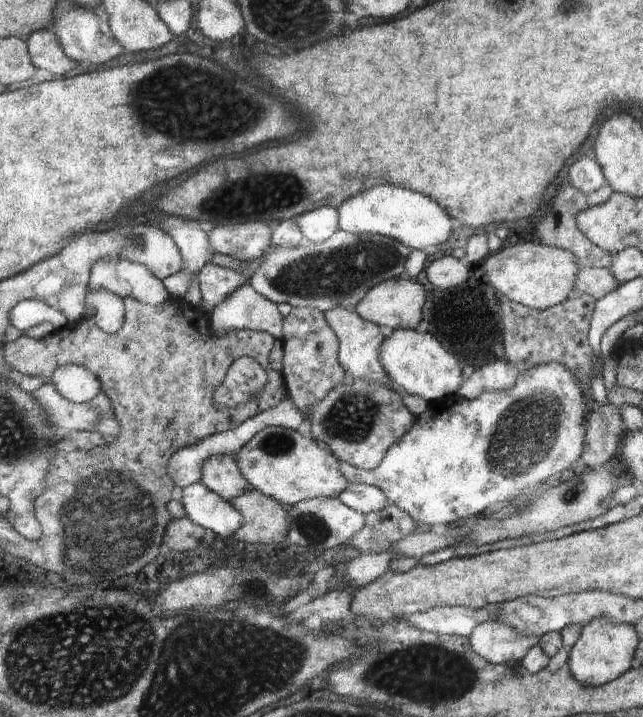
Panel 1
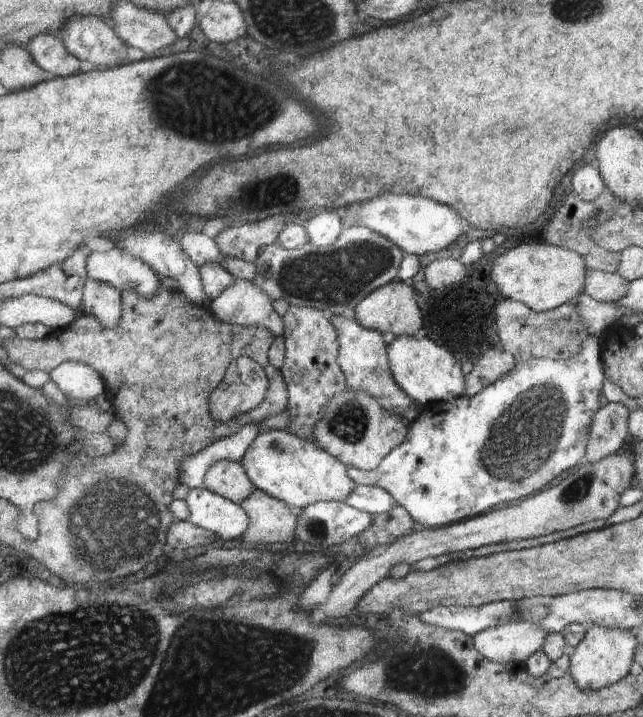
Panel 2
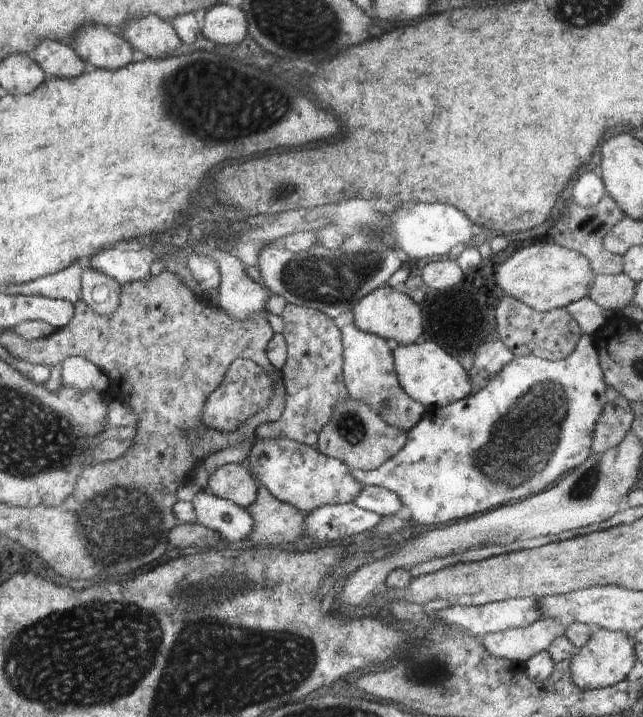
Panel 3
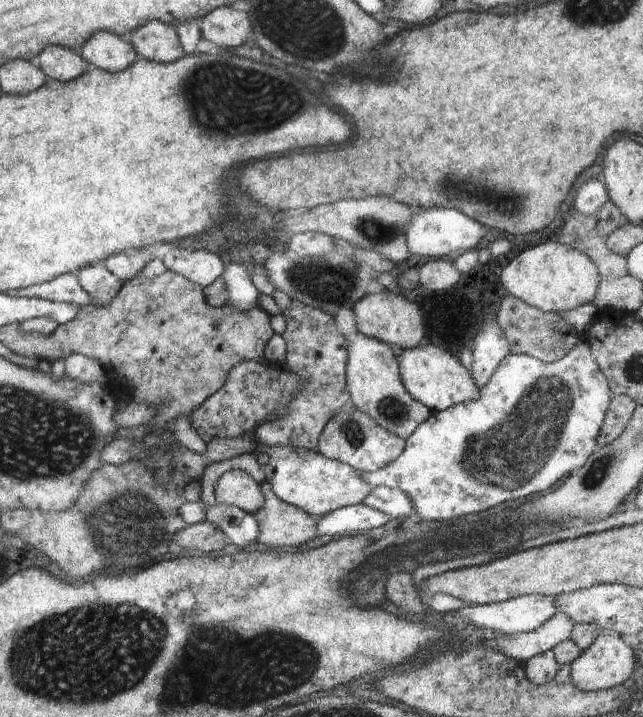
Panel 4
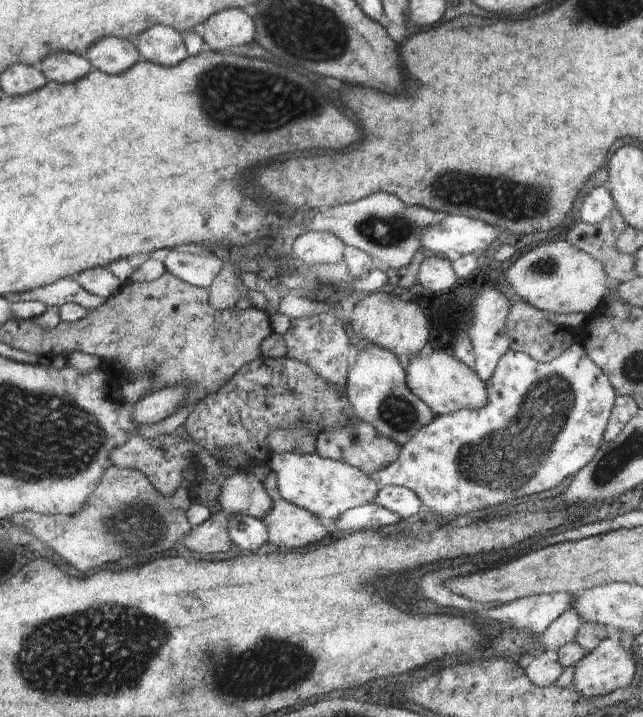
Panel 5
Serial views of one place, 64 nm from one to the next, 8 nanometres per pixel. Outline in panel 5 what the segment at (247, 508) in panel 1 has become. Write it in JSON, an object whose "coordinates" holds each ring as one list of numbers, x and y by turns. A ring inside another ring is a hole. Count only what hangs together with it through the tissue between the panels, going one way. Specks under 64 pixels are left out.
{"coordinates":[[274,472,266,477,262,486,272,498,272,510,261,521,268,530,268,543,274,544,276,550,310,546,329,533,317,516,280,496]]}

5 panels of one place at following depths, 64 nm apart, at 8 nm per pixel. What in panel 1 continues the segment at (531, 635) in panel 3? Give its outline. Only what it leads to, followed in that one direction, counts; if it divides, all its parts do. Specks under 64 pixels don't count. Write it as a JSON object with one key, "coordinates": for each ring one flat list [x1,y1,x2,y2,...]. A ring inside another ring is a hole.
{"coordinates":[[483,622,468,637,474,652,492,665,515,660,521,662,532,646,539,644,536,636,524,636,500,622]]}

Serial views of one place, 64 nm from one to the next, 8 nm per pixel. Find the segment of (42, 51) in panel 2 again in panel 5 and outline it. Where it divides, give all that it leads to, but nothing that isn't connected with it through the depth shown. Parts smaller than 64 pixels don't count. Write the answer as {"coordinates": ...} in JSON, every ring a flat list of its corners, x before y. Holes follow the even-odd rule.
{"coordinates":[[52,52,50,56,46,56,44,60,40,60,38,64,34,64,34,68,38,68,48,80,52,82,74,82,86,74,90,74,89,60,78,56,78,54,68,54,68,52]]}

